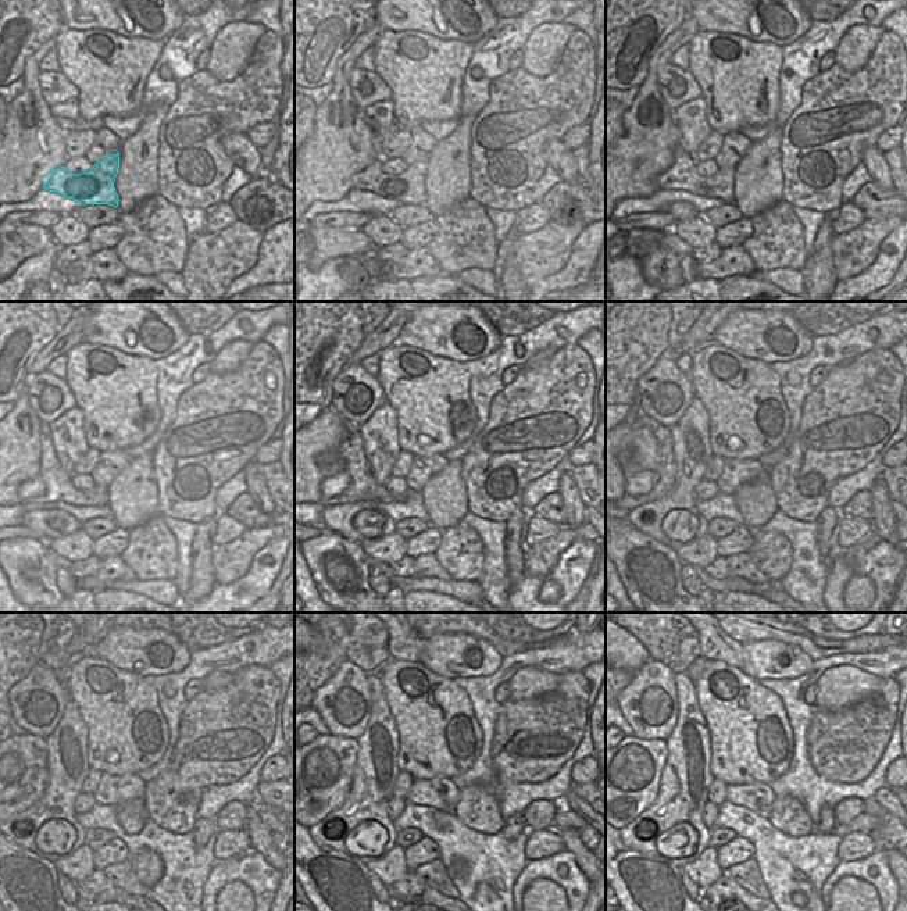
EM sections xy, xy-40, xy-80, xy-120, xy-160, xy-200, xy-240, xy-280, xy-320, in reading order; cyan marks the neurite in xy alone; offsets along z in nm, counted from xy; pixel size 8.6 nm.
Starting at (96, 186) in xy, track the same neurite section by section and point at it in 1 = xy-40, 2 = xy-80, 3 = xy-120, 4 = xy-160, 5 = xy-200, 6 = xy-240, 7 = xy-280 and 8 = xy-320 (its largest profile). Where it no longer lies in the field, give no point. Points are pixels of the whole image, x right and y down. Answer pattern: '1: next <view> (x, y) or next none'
1: next xy-40 (409, 188)
2: next xy-80 (682, 174)
3: next xy-120 (53, 483)
4: next xy-160 (360, 485)
5: next xy-200 (649, 457)
6: next xy-240 (17, 765)
7: next xy-280 (322, 770)
8: next xy-320 (634, 767)

